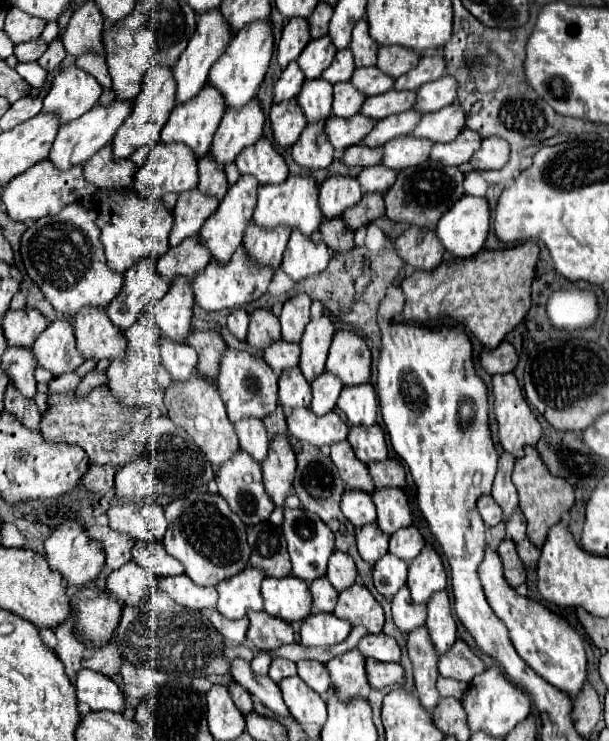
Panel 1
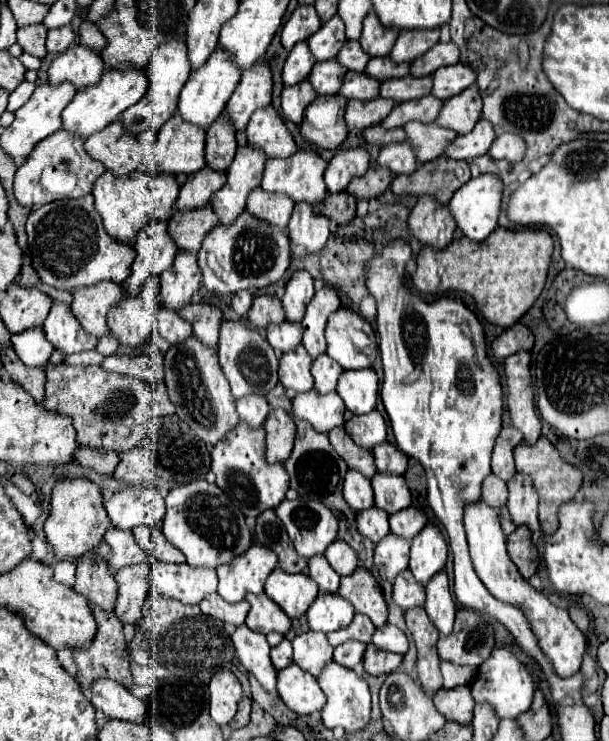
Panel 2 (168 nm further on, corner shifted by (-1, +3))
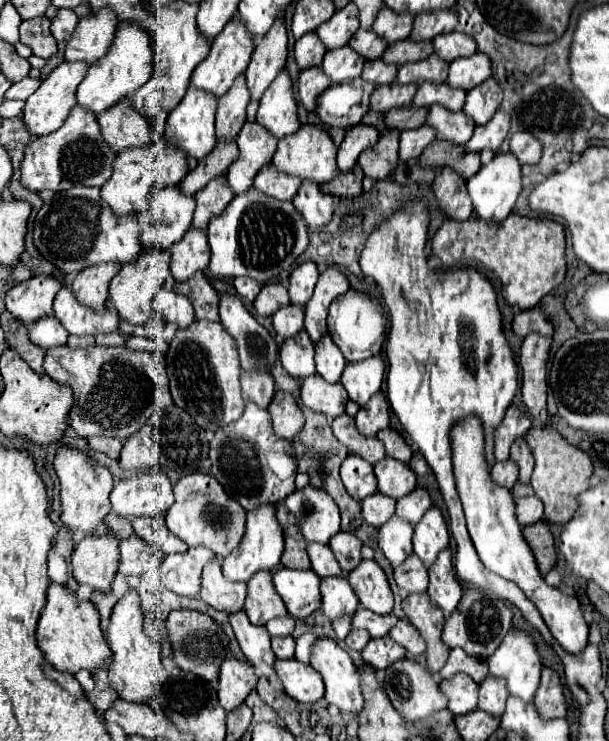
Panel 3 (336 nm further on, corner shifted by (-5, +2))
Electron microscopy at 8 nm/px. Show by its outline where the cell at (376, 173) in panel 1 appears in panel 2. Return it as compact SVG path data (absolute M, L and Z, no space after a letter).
M399 143L399 145L387 145L387 149L381 149L377 157L377 165L387 167L395 175L401 175L401 173L411 173L417 167L417 161L411 145Z

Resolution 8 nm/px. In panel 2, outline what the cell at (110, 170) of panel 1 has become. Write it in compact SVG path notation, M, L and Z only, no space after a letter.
M119 121L107 125L103 133L89 137L85 141L85 151L113 177L123 177L141 167L141 143L129 135Z

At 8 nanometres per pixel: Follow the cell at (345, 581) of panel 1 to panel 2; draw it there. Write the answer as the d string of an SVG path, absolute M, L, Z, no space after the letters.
M341 539L333 541L327 547L325 557L333 565L335 573L341 575L341 577L347 577L347 575L351 575L357 569L357 555L355 555L355 551Z

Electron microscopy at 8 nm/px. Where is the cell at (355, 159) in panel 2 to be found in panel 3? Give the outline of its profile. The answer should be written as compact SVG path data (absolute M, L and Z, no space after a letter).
M357 124L347 128L345 138L339 146L339 154L337 154L337 166L339 170L351 170L359 158L359 154L373 146L379 140L379 132L375 126L369 124Z

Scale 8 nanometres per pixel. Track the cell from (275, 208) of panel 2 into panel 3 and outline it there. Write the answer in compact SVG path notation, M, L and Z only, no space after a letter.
M273 162L263 166L259 170L259 174L255 176L255 182L253 182L253 186L257 190L261 190L265 194L271 194L271 196L275 196L279 200L293 200L299 184L301 184L301 178L279 172Z

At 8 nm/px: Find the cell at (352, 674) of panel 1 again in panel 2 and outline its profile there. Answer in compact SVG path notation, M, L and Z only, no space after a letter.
M347 641L343 645L339 645L335 649L335 663L347 667L347 669L357 669L363 663L363 655L365 655L365 643L357 643L357 641Z

